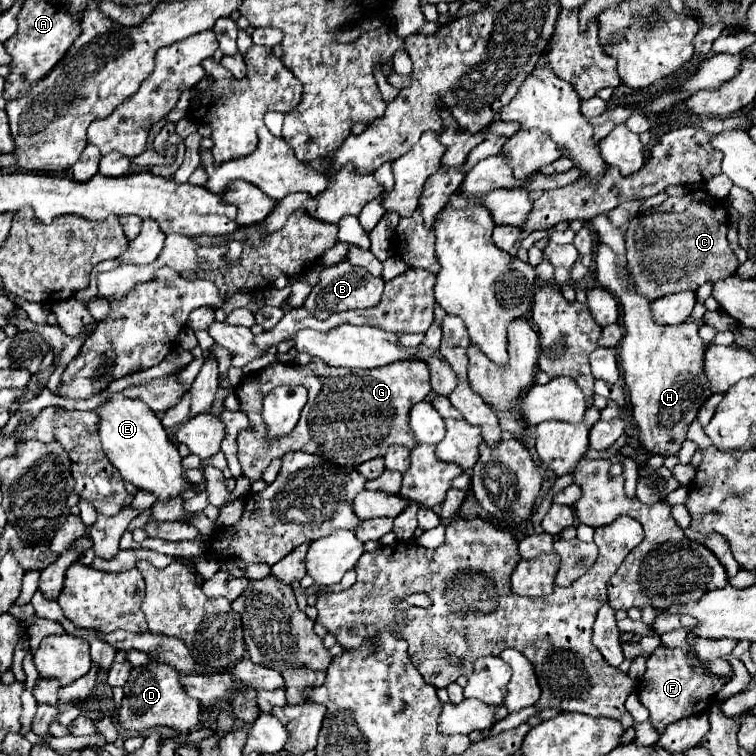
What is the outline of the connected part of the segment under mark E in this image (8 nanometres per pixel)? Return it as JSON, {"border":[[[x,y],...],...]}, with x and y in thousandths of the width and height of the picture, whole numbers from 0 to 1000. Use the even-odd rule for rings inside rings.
{"border":[[[160,519],[149,521],[142,534],[128,540],[131,556],[131,577],[142,606],[157,622],[165,638],[179,640],[181,646],[200,651],[208,661],[224,661],[239,656],[242,664],[258,656],[255,640],[245,632],[247,619],[239,614],[239,603],[234,590],[221,579],[221,571],[213,556],[184,529],[171,529]]]}

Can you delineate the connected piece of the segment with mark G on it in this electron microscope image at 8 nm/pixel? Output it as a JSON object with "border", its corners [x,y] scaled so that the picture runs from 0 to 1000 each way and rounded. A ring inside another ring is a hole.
{"border":[[[414,474],[406,484],[366,479],[343,492],[335,492],[324,497],[311,516],[319,540],[327,545],[335,563],[332,569],[319,569],[313,579],[313,606],[319,611],[321,630],[332,638],[345,635],[348,622],[364,606],[372,606],[385,595],[425,603],[448,616],[472,619],[491,606],[507,603],[515,587],[533,587],[546,593],[552,585],[538,561],[541,537],[557,532],[567,519],[567,489],[557,476],[528,476],[493,489],[456,489],[430,481],[425,474]],[[369,508],[403,511],[409,529],[385,579],[372,579],[361,590],[351,590],[345,582],[345,529]]]}

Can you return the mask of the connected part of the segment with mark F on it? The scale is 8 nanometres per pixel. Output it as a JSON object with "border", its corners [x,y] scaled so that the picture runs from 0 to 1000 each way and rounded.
{"border":[[[872,854],[856,870],[856,886],[845,905],[845,929],[858,939],[858,952],[869,968],[877,968],[888,955],[935,942],[946,929],[946,918],[964,902],[962,894],[943,892],[933,876],[914,881],[914,868],[917,865],[903,857]]]}

